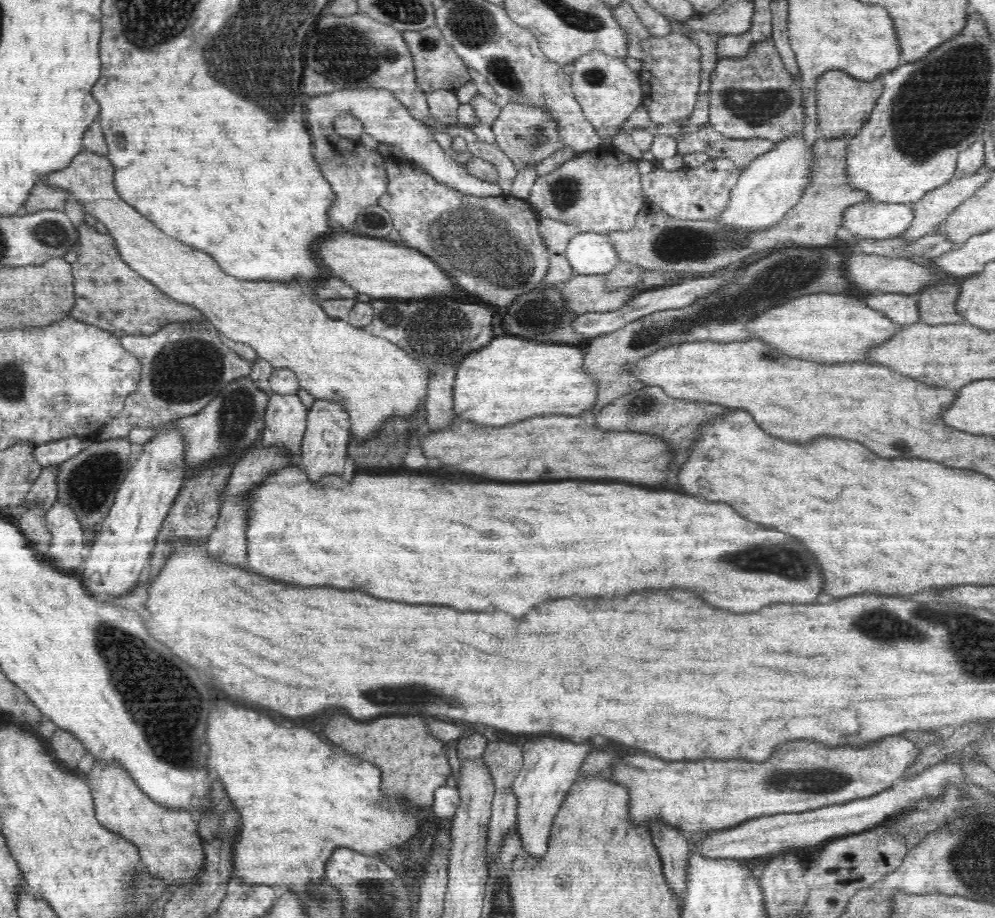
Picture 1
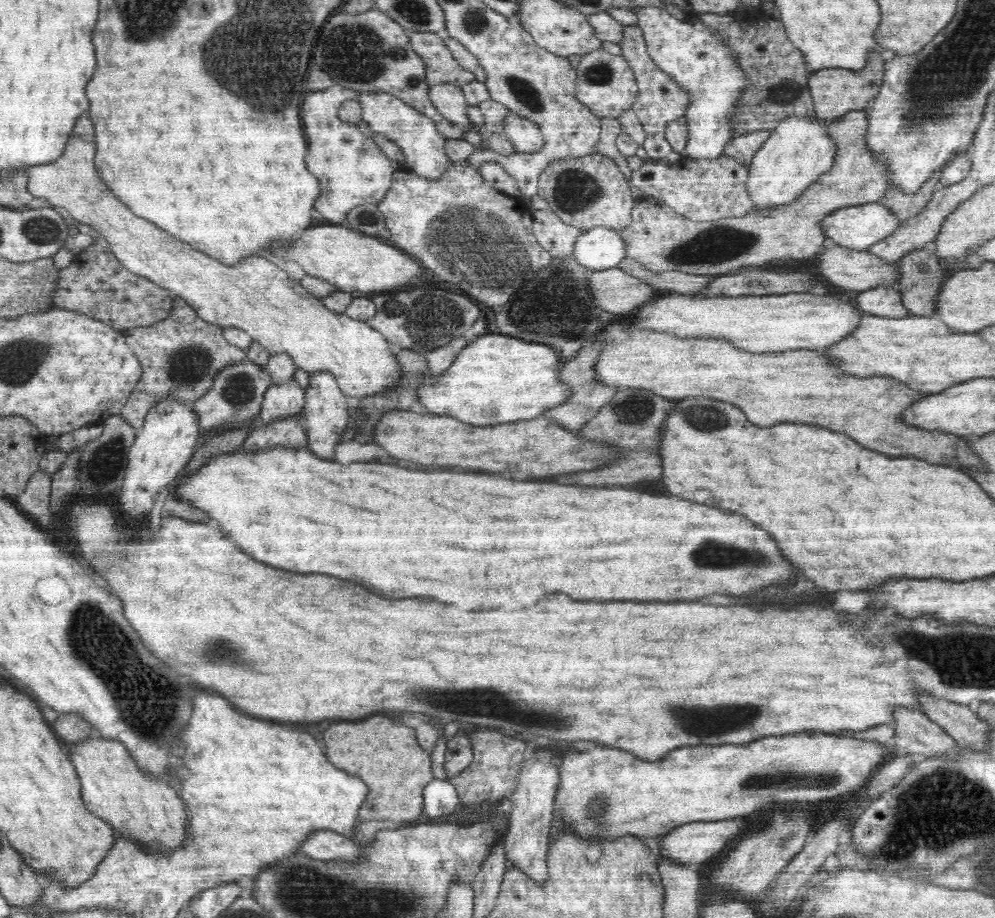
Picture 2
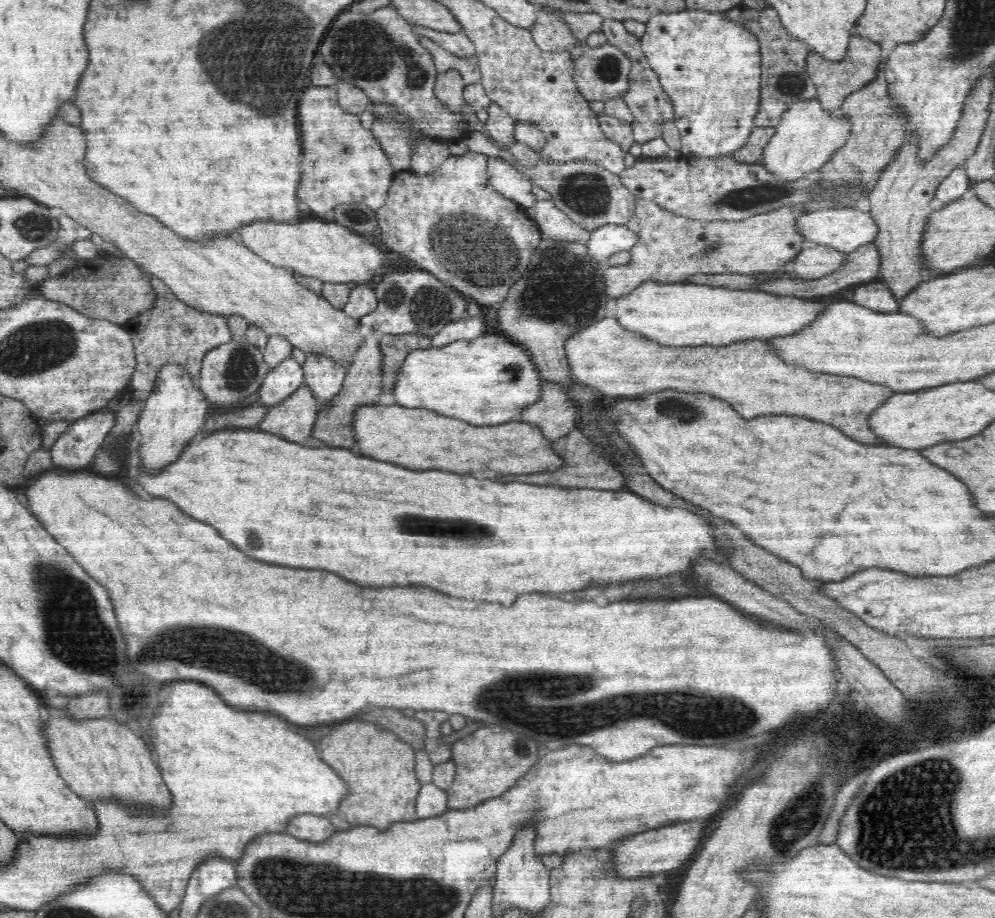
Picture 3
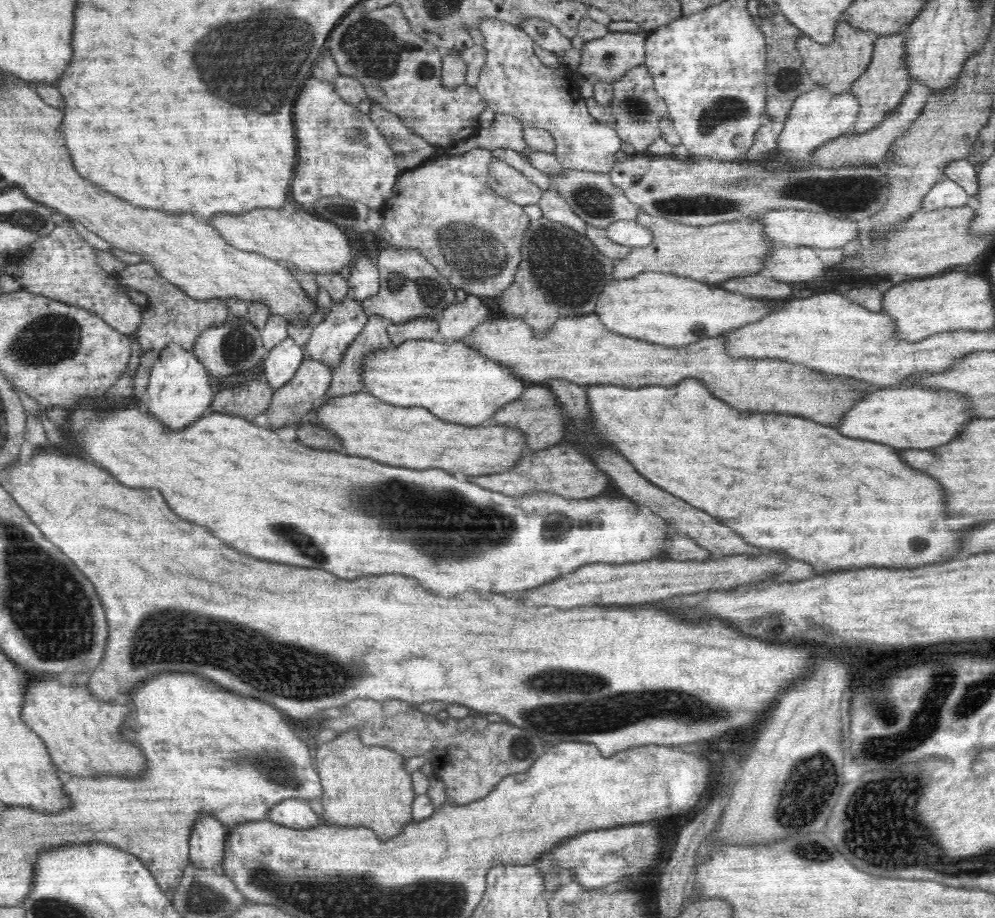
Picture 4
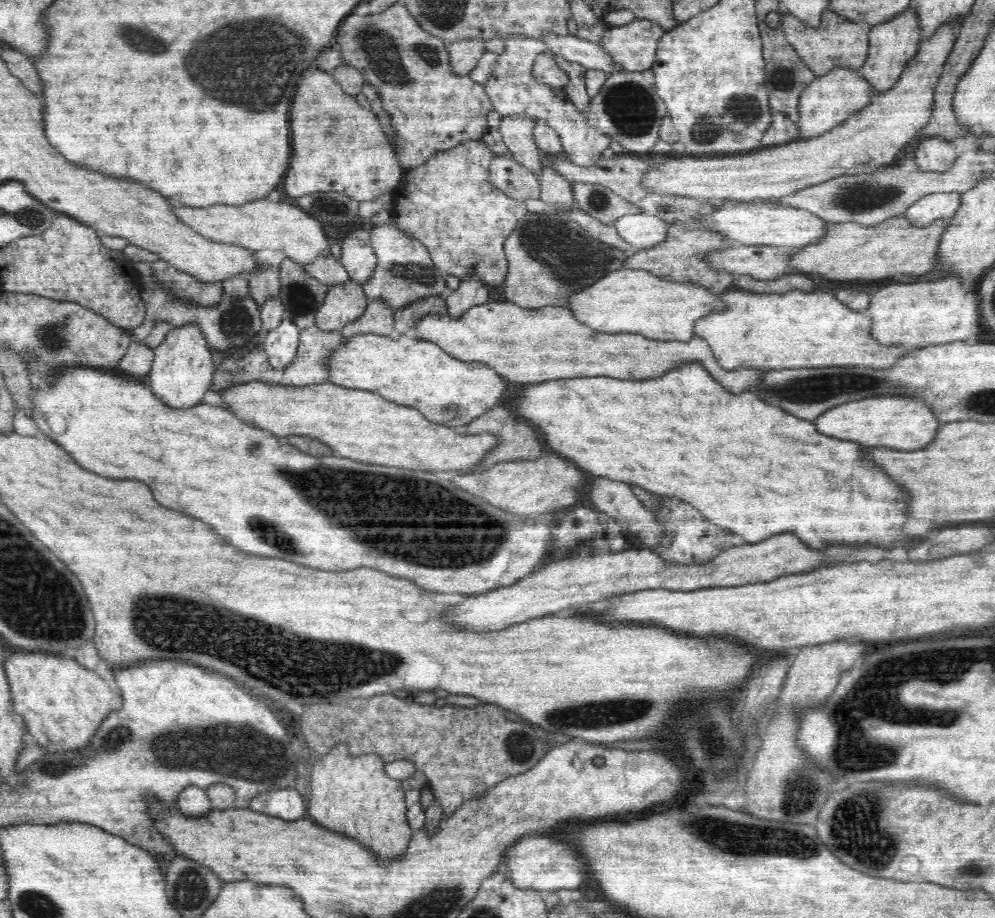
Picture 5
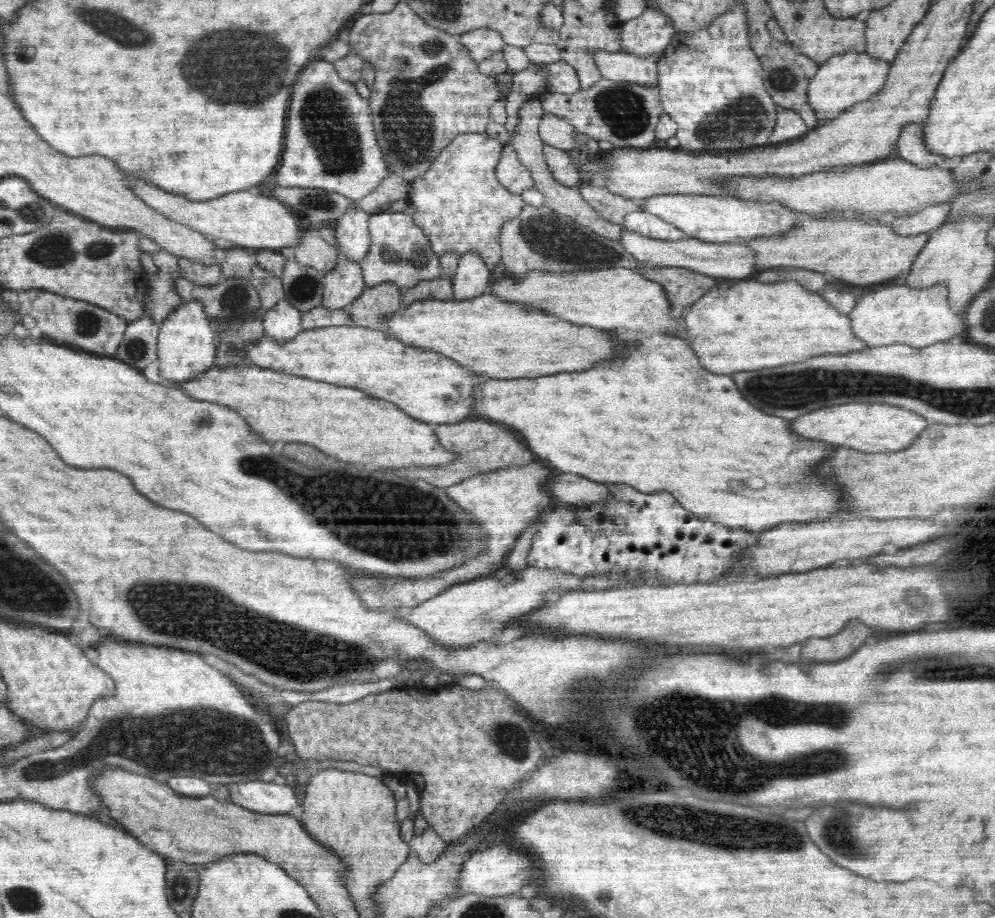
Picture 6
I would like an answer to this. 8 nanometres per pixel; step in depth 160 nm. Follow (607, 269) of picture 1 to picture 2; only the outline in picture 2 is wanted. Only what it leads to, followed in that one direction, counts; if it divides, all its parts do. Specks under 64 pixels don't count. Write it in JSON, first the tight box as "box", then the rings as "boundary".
{"box":[573,227,626,271],"boundary":[[[594,227],[583,231],[576,240],[573,258],[586,271],[615,270],[626,258],[625,242],[620,230]]]}

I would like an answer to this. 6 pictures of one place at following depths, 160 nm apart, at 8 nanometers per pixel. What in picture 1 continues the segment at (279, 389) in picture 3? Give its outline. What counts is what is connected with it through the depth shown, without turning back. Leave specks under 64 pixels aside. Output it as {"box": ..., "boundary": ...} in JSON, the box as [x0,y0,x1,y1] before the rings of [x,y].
{"box":[261,393,308,465],"boundary":[[[274,393],[267,402],[261,442],[264,445],[276,445],[292,455],[290,465],[300,465],[308,411],[297,394],[284,396]]]}

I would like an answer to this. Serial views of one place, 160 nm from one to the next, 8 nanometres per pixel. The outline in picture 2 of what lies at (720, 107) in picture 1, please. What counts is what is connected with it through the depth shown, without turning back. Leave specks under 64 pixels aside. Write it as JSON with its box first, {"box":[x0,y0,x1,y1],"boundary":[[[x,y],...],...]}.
{"box":[694,11,815,135],"boundary":[[[771,11],[733,12],[726,15],[699,13],[694,16],[716,31],[728,45],[736,64],[744,71],[746,86],[729,113],[729,126],[736,135],[754,131],[774,131],[782,120],[793,116],[812,118],[815,108],[809,91],[804,55],[789,40],[782,21]]]}

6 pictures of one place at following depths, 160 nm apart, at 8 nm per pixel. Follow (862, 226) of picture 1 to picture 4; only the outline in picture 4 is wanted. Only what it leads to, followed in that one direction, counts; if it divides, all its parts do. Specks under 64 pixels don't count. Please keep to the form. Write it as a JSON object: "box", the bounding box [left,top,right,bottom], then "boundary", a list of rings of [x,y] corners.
{"box":[750,209,858,249],"boundary":[[[784,209],[763,212],[762,215],[750,219],[763,221],[763,232],[766,232],[768,241],[774,241],[776,248],[783,247],[812,247],[819,249],[844,249],[851,245],[858,236],[856,223],[849,218],[828,216],[824,213],[812,211],[798,211]]]}

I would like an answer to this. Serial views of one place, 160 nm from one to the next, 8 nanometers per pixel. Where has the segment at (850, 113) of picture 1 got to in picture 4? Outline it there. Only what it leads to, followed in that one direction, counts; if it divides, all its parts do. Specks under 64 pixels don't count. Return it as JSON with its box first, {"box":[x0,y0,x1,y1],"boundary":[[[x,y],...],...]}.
{"box":[797,20,879,95],"boundary":[[[844,20],[835,24],[835,33],[836,40],[832,44],[818,44],[808,36],[800,35],[797,46],[805,71],[811,79],[834,95],[848,91],[851,84],[867,70],[875,42],[879,38],[874,32],[854,28]]]}

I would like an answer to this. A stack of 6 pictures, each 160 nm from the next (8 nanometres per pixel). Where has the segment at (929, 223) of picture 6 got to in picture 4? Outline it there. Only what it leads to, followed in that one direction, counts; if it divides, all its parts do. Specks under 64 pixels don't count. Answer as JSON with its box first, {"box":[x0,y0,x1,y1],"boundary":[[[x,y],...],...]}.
{"box":[919,178,968,212],"boundary":[[[943,178],[938,181],[923,198],[919,210],[924,212],[938,208],[966,206],[968,193],[953,180]]]}

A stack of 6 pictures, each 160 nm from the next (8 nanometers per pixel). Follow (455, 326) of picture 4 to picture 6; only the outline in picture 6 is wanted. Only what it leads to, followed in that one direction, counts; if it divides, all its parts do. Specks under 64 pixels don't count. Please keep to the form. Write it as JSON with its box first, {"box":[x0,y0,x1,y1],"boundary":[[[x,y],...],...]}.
{"box":[453,252,490,300],"boundary":[[[476,252],[461,256],[453,279],[454,300],[468,300],[487,292],[490,284],[488,266]]]}

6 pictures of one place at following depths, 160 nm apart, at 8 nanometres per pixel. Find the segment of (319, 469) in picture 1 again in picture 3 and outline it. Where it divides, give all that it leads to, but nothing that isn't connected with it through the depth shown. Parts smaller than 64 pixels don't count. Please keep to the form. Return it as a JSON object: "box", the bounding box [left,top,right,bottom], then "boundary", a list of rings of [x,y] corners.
{"box":[303,355,347,407],"boundary":[[[306,355],[303,364],[304,384],[316,397],[319,407],[327,407],[336,395],[339,394],[347,374],[347,368],[340,366],[336,359],[326,355]]]}

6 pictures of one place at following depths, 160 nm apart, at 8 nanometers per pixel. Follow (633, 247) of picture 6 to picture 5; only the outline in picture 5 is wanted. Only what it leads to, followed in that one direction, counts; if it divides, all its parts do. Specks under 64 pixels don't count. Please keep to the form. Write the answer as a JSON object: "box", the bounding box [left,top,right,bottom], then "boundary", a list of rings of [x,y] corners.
{"box":[707,245,802,280],"boundary":[[[734,245],[728,248],[727,251],[722,252],[712,252],[710,255],[707,256],[708,265],[712,265],[712,269],[719,270],[720,272],[730,272],[731,274],[734,274],[736,276],[744,276],[744,274],[749,274],[752,276],[752,278],[756,278],[756,280],[772,280],[772,278],[778,278],[778,276],[784,276],[784,275],[791,275],[794,273],[800,273],[795,272],[796,269],[792,267],[792,261],[791,256],[795,255],[796,252],[800,252],[802,250],[801,247],[780,247],[780,246],[771,246],[771,245],[760,245],[760,246],[743,246],[743,245]]]}

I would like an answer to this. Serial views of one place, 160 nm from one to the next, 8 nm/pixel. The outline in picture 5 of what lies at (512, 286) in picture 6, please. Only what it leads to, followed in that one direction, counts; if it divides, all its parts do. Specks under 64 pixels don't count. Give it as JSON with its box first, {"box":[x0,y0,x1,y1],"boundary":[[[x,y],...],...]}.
{"box":[567,268,725,342],"boundary":[[[614,268],[604,278],[575,292],[567,308],[582,324],[605,333],[634,333],[661,341],[688,342],[695,335],[695,322],[725,308],[720,293],[691,282],[664,280],[646,270]]]}

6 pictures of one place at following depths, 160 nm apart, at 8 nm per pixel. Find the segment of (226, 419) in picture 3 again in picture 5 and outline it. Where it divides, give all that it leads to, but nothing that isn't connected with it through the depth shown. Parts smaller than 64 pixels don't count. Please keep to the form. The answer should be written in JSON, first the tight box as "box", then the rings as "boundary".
{"box":[212,347,274,394],"boundary":[[[262,347],[249,348],[239,357],[229,356],[222,361],[212,379],[212,390],[220,394],[231,386],[252,381],[274,385],[274,373],[266,351]]]}

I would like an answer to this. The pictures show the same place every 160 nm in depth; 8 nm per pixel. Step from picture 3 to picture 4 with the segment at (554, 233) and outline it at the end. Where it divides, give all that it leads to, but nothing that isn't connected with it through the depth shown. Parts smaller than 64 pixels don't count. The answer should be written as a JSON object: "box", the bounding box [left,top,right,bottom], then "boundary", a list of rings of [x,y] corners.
{"box":[538,187,587,236],"boundary":[[[551,187],[542,191],[538,205],[542,209],[544,218],[560,223],[570,230],[578,231],[586,236],[585,228],[587,224],[570,209],[564,197],[555,188]]]}

